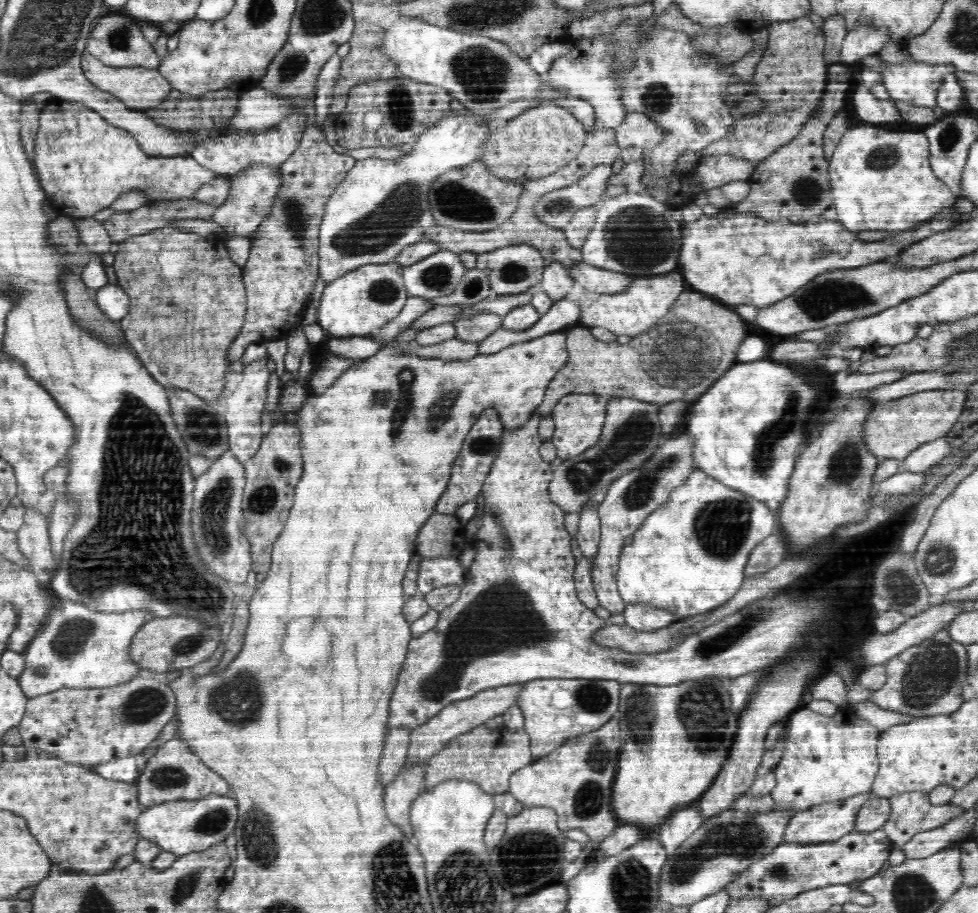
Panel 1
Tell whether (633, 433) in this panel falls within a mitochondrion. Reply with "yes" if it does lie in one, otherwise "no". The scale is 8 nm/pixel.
yes

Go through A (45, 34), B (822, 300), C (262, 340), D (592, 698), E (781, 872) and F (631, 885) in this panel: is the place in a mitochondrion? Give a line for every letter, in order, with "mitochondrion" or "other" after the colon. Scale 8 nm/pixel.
A: mitochondrion
B: mitochondrion
C: other
D: mitochondrion
E: mitochondrion
F: mitochondrion

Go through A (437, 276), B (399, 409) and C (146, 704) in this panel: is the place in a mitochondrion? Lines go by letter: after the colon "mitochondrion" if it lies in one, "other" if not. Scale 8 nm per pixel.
A: mitochondrion
B: mitochondrion
C: mitochondrion

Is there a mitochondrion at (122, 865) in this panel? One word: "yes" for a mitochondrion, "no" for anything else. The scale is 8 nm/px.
no

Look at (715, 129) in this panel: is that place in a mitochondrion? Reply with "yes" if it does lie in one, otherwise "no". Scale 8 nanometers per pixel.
no

